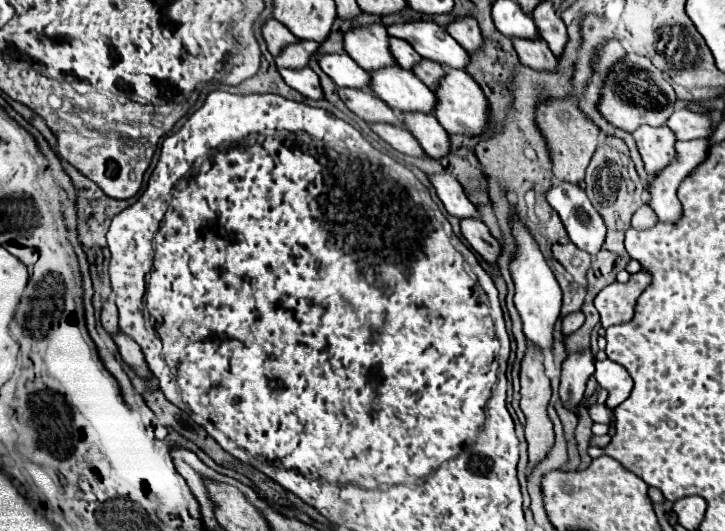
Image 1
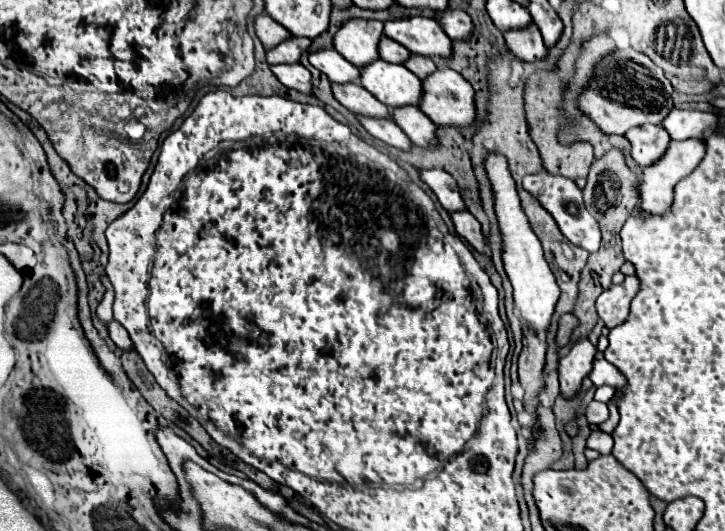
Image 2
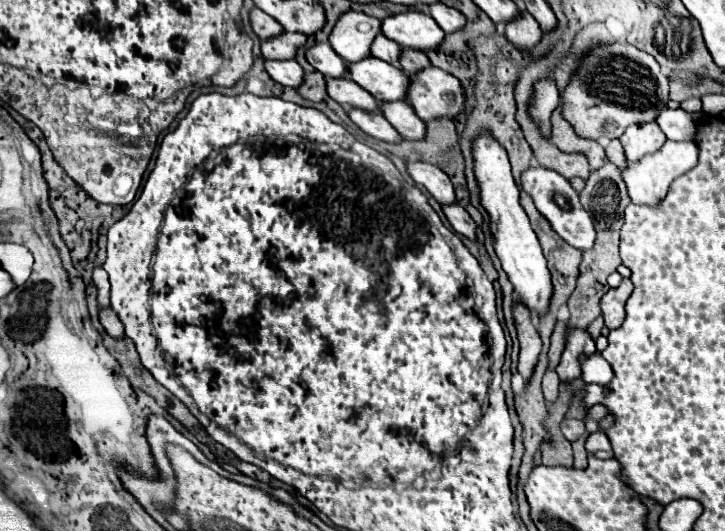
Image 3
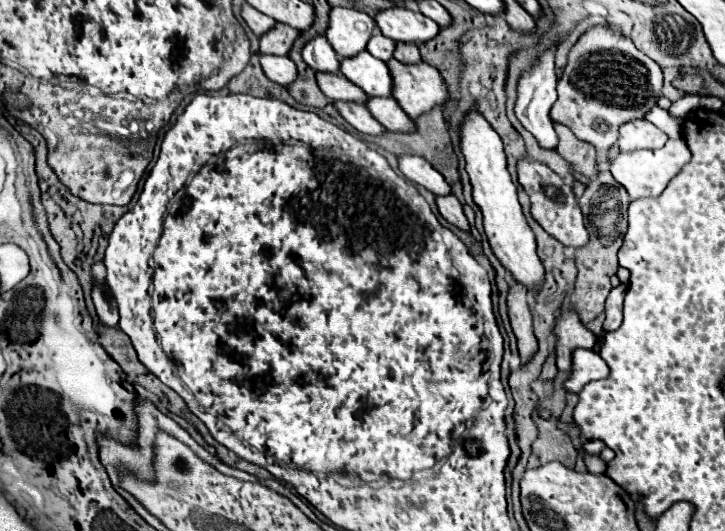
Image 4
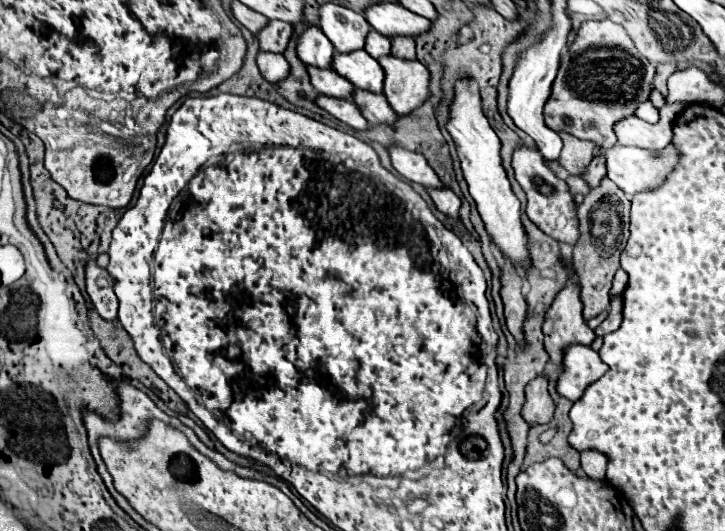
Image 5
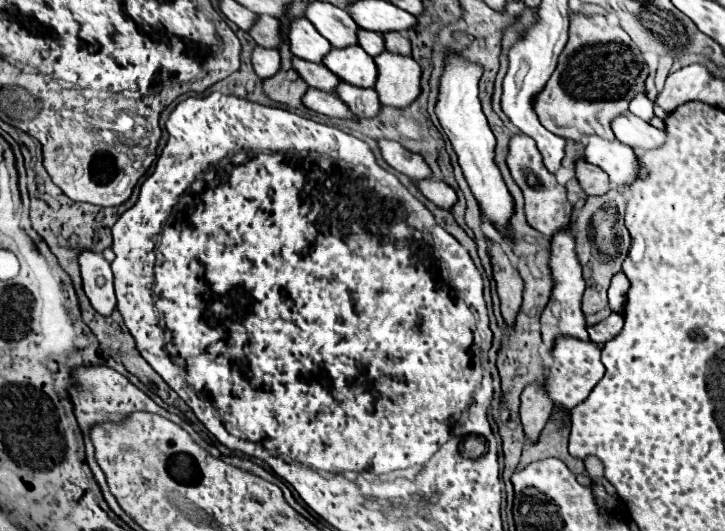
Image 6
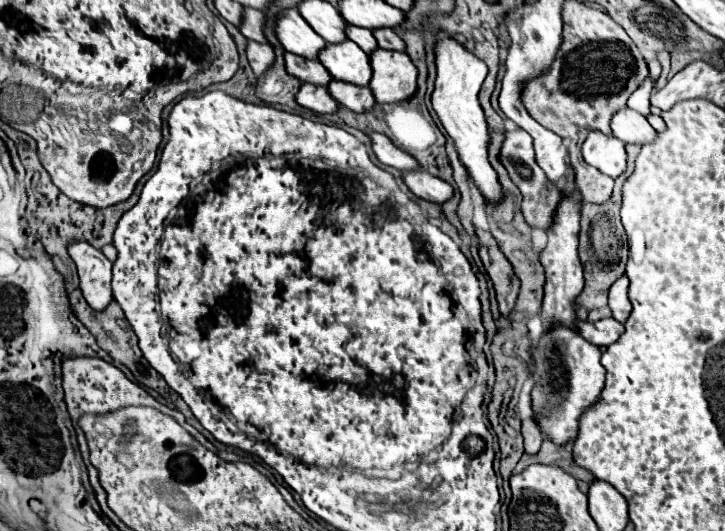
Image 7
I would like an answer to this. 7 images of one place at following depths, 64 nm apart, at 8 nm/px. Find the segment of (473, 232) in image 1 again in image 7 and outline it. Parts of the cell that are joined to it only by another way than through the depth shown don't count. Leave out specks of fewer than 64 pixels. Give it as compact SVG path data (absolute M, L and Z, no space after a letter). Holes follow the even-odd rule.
M410 170L410 172L402 172L402 180L404 184L410 188L410 192L422 200L430 200L430 202L446 202L452 196L452 186L436 176L432 176L426 170Z

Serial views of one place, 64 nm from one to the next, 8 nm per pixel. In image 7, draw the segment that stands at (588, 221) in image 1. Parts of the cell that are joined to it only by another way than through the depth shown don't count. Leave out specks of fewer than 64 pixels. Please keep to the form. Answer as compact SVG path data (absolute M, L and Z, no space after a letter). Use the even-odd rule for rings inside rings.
M516 128L516 130L512 130L512 132L506 132L506 134L504 134L502 148L500 148L500 162L502 162L502 166L508 170L510 180L512 180L512 182L520 188L520 192L522 192L520 210L522 210L526 222L528 222L532 228L542 228L542 230L546 230L548 224L552 224L552 216L554 216L556 206L558 206L558 202L560 202L560 190L546 180L544 172L542 172L540 166L536 164L530 134L524 132L522 128Z

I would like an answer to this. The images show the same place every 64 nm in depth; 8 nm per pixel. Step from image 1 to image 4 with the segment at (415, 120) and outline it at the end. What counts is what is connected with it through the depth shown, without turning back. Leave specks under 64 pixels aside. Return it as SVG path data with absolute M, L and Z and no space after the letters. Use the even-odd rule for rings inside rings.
M368 96L366 108L372 114L372 118L378 120L386 130L392 130L392 132L412 132L414 130L412 118L396 104L394 98Z

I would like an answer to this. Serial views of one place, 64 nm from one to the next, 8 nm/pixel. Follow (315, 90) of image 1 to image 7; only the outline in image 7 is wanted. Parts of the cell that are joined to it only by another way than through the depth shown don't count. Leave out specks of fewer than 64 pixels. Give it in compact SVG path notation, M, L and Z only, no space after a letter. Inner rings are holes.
M248 40L246 56L248 56L250 68L254 70L256 76L264 74L272 66L272 62L274 62L272 48L268 44L260 44L260 42L254 42L254 40Z

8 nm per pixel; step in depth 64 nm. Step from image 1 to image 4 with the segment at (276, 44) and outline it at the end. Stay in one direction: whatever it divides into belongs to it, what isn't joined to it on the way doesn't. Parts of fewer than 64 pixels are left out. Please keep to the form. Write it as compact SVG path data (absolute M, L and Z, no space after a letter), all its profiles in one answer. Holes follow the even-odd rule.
M242 4L240 6L240 16L244 18L244 22L250 26L250 30L256 34L256 36L262 36L264 32L268 32L276 22L270 18L270 16L264 16L262 12L258 12L256 8L248 6L248 4Z

